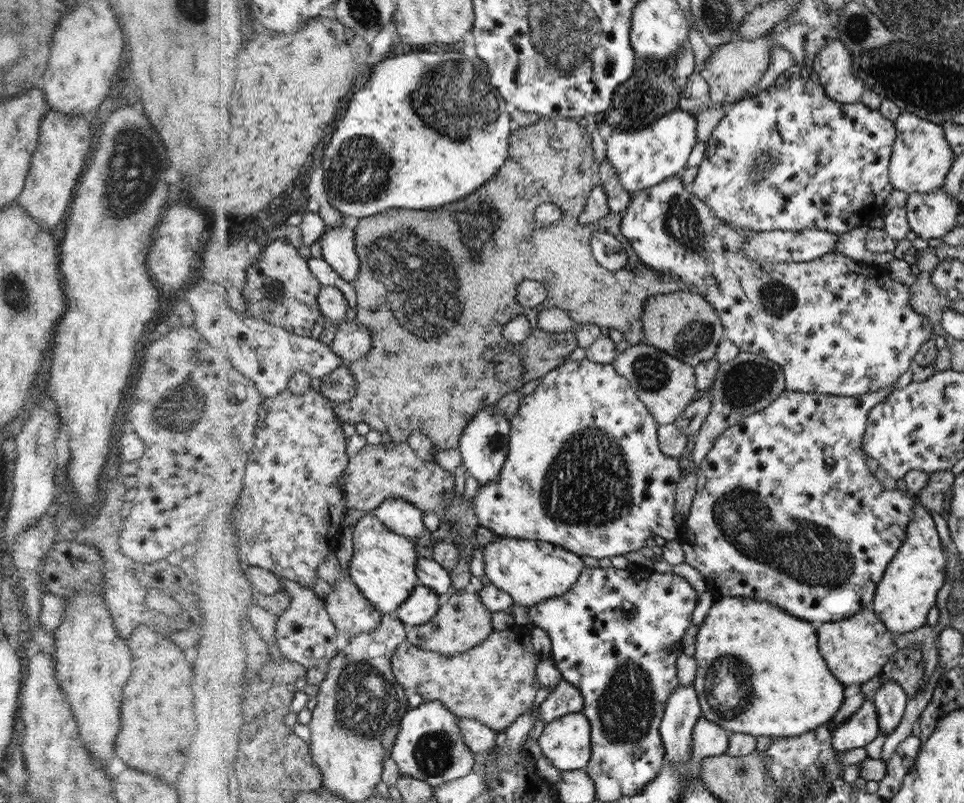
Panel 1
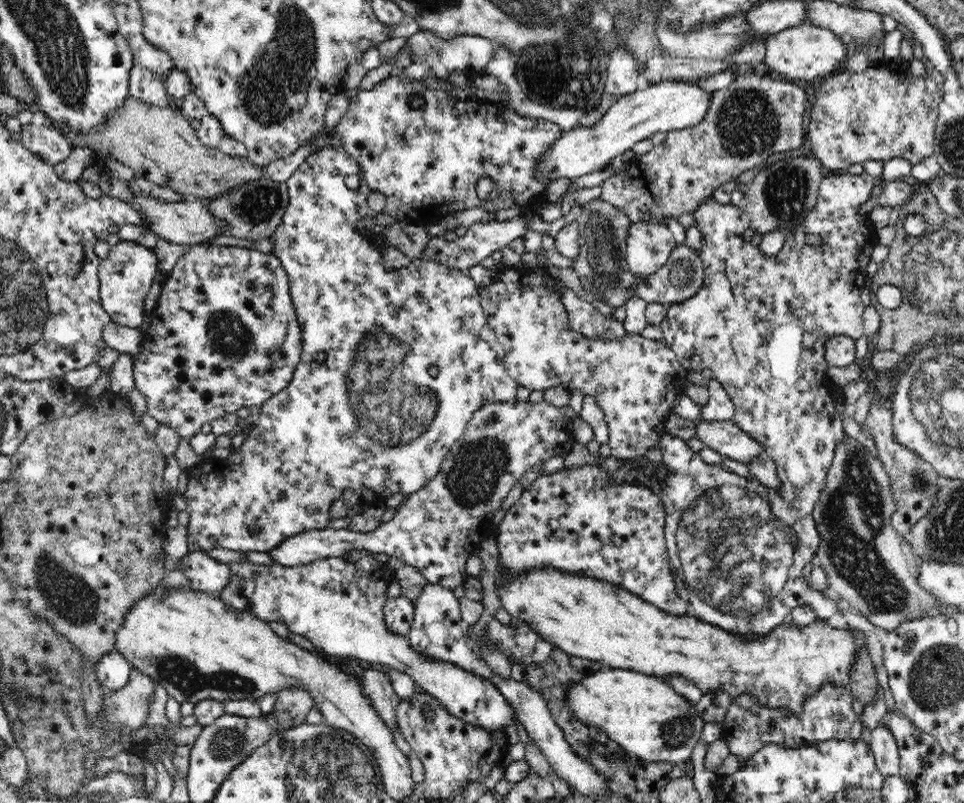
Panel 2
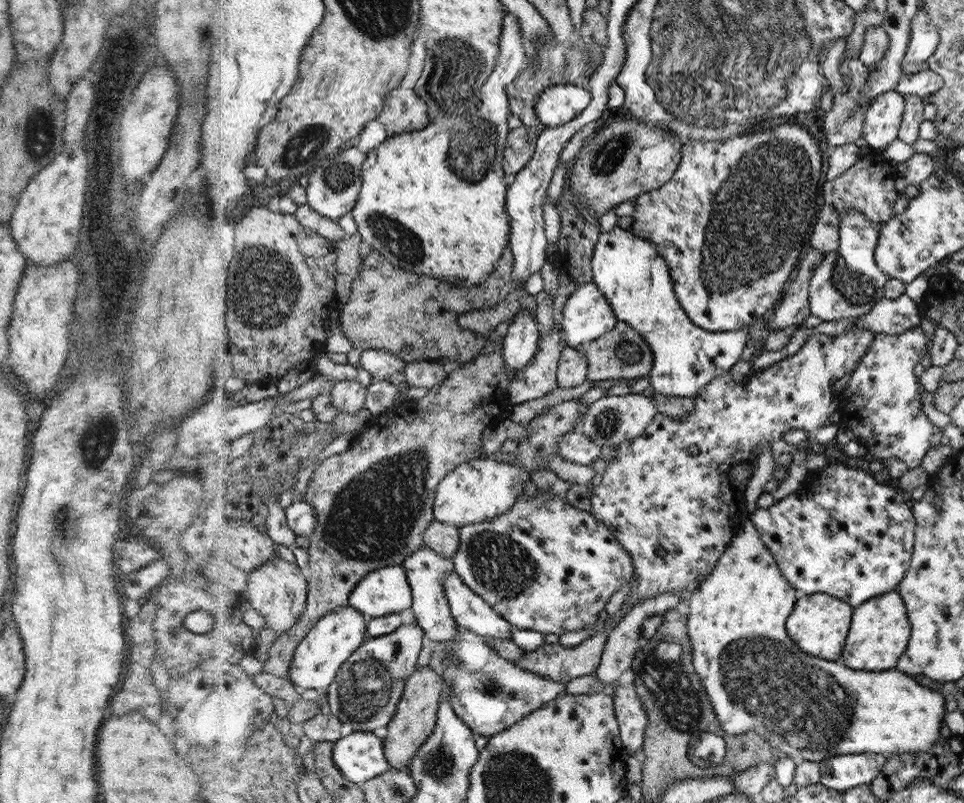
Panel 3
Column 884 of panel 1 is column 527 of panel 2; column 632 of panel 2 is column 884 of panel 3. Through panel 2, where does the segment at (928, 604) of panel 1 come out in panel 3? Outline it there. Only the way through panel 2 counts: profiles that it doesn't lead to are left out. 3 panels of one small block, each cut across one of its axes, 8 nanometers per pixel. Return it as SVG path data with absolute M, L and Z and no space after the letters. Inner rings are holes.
M897 587L892 592L868 599L866 603L855 607L851 634L848 635L843 660L840 662L856 671L882 672L894 669L898 666L904 651L907 650L910 635L911 624L906 603Z

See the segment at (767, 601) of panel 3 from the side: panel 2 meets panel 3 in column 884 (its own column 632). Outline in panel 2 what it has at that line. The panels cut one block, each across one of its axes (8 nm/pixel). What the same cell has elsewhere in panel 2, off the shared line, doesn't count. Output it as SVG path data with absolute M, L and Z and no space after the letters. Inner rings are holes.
M628 669L600 671L586 676L580 684L570 688L566 701L569 710L581 721L600 728L610 740L618 742L620 749L628 756L634 756L648 762L671 762L683 765L690 760L694 747L701 742L704 720L692 706L674 692L673 688L660 677L646 676Z

